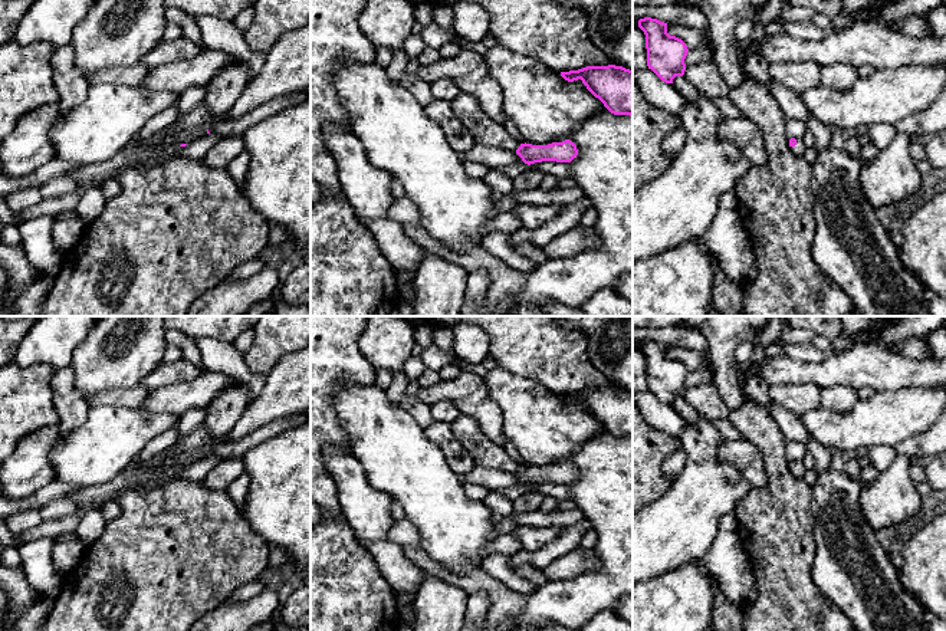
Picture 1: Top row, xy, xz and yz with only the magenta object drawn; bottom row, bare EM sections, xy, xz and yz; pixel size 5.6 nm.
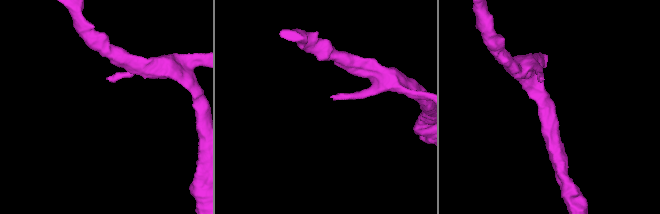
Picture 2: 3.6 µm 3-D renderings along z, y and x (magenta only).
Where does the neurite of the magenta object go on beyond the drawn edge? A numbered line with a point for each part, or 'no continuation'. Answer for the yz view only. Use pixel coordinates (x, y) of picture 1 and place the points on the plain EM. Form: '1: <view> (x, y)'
1: yz (798, 472)

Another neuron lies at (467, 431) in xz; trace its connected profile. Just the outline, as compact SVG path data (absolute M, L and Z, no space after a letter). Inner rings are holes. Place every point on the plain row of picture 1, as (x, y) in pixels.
M460 414L450 425L456 440L472 454L476 466L506 473L520 469L503 446L490 440L476 418Z

